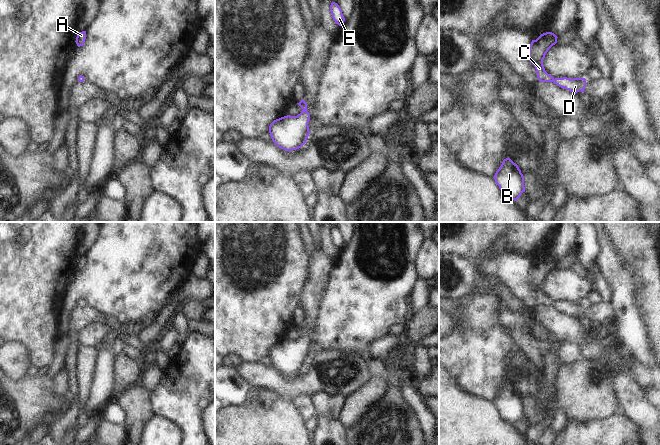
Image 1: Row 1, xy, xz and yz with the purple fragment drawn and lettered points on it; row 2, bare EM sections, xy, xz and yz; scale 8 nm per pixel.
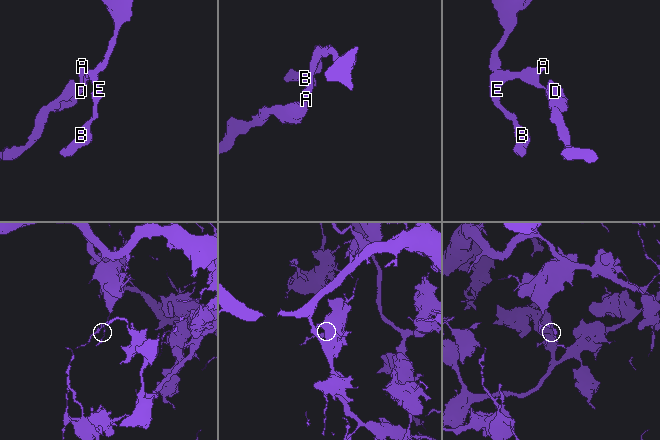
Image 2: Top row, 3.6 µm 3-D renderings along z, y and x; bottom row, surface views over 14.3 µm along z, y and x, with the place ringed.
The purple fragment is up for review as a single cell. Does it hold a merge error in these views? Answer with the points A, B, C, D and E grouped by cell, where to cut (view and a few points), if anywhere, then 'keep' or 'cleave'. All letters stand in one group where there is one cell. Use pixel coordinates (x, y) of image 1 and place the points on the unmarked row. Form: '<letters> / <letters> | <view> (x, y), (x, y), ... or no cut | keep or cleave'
A B C D E | no cut | keep

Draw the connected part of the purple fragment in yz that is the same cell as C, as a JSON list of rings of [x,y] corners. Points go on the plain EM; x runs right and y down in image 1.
[[[546,256],[541,258],[536,264],[532,264],[529,271],[529,285],[534,289],[536,298],[541,306],[553,306],[561,312],[569,314],[576,318],[581,315],[584,317],[586,311],[585,302],[570,303],[567,301],[553,302],[545,295],[543,284],[548,274],[557,267],[557,260],[552,256]]]

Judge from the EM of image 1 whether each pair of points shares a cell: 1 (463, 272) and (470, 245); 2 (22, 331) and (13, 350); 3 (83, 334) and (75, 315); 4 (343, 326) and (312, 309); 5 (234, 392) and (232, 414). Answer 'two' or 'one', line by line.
1: two
2: two
3: two
4: two
5: two

